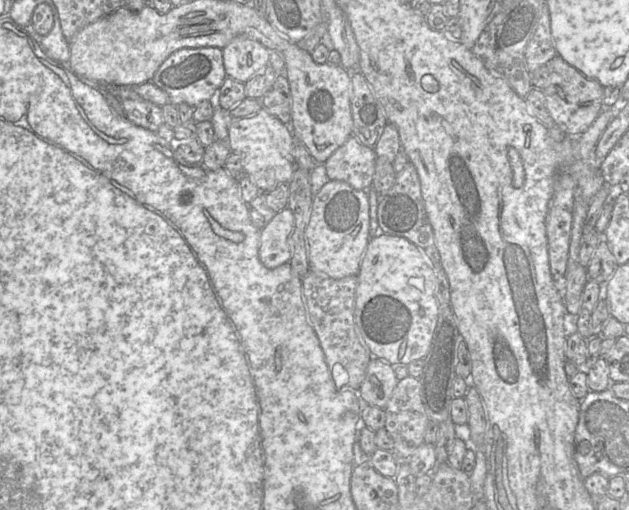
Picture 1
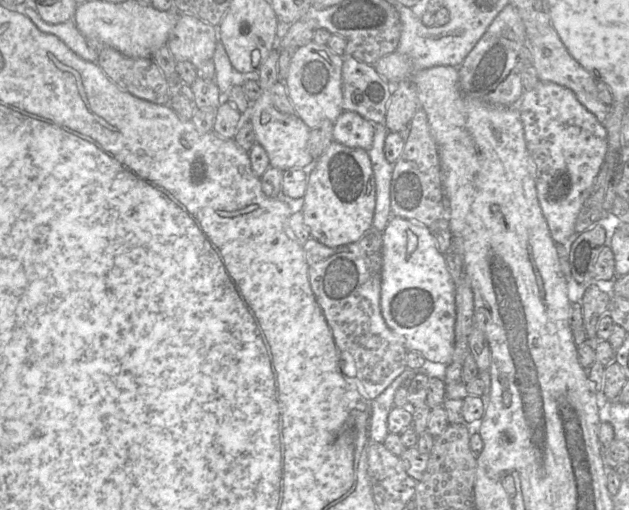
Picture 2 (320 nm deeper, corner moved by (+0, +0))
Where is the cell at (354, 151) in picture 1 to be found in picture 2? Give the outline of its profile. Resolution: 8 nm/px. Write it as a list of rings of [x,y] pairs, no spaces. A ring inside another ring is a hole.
[[[343,111],[334,122],[333,140],[351,148],[369,150],[375,125],[356,112]]]

